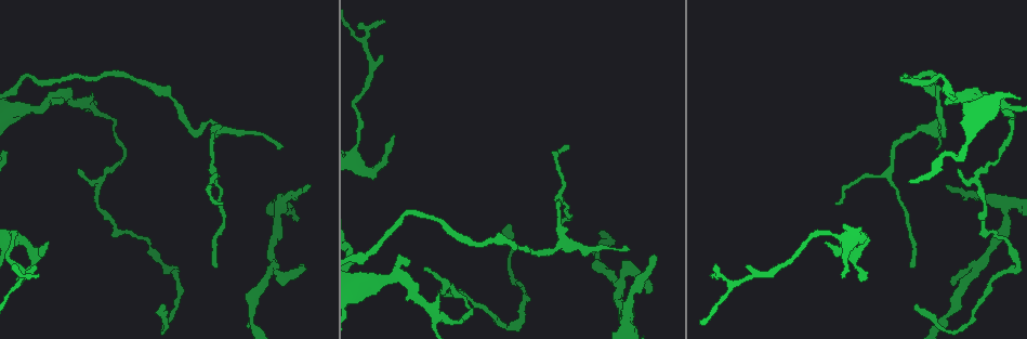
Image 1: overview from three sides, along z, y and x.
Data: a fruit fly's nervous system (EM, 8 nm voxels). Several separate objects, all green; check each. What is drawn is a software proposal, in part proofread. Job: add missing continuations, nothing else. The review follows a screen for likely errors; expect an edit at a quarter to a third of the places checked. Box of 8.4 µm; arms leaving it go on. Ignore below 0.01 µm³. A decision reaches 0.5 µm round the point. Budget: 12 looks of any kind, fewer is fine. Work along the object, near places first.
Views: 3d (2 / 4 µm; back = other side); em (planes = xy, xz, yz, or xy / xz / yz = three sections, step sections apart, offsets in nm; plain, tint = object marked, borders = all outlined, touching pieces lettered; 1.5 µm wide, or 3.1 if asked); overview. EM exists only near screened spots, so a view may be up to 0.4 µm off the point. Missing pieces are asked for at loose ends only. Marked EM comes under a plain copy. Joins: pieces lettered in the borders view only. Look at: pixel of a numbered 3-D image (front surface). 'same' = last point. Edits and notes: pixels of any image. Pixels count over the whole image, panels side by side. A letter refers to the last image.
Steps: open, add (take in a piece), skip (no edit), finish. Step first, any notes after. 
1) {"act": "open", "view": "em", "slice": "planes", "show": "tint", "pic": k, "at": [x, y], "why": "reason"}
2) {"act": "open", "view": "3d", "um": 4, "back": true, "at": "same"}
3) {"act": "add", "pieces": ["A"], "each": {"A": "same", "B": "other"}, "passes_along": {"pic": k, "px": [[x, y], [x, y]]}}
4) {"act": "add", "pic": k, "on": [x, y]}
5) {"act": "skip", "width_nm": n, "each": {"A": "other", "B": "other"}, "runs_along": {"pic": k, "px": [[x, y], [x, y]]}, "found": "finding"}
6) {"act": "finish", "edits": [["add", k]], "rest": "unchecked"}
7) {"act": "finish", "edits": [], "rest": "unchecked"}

{"act": "open", "view": "em", "slice": "yz", "step": 8, "show": "borders", "pic": 1, "at": [425, 268], "why": "free end"}

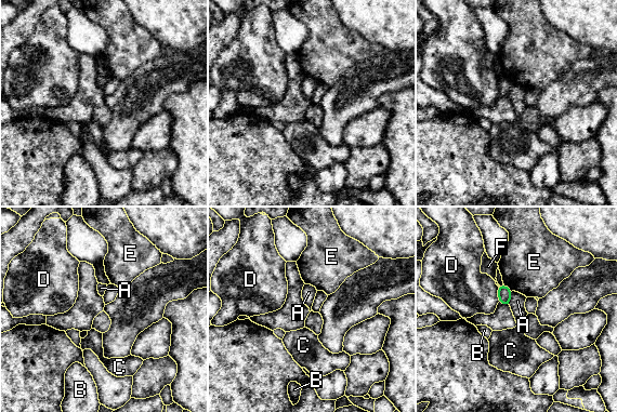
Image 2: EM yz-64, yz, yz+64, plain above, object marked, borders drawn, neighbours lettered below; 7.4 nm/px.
{"act": "skip", "width_nm": 100, "each": {"A": "other", "B": "other", "C": "other", "D": "other", "E": "other", "F": "other"}, "found": "none of them fits"}

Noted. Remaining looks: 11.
{"act": "open", "view": "em", "slice": "planes", "show": "borders", "pic": 1, "at": [63, 99], "why": "branch stops here"}

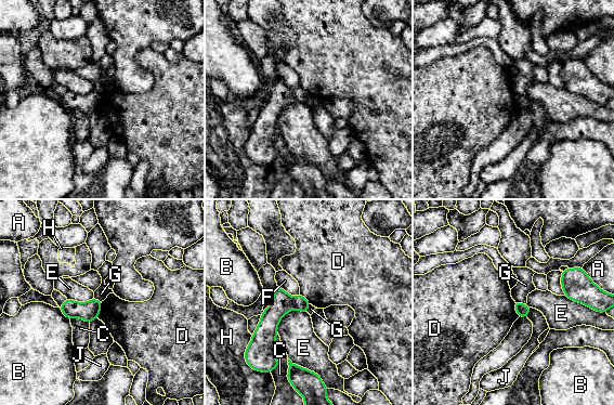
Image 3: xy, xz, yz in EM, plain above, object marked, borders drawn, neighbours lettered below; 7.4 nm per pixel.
{"act": "skip", "each": {"A": "other", "B": "other", "C": "other", "D": "other", "E": "other", "F": "other", "G": "other", "H": "other", "J": "other"}, "runs_along": {"pic": 3, "px": [[300, 298], [270, 321], [259, 344]]}, "found": "no lettered piece goes on from it"}

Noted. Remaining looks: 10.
{"act": "open", "view": "em", "slice": "planes", "show": "borders", "pic": 1, "at": [310, 184], "why": "thin end"}

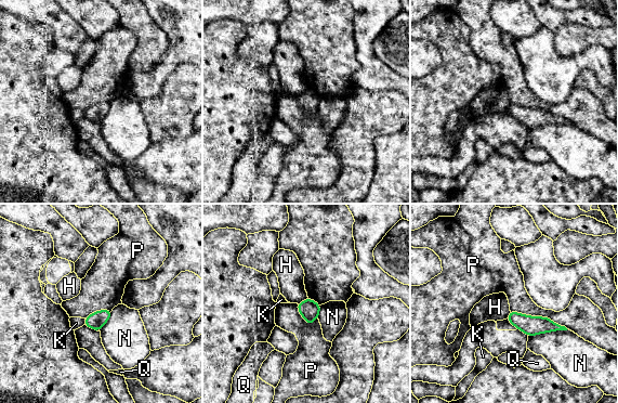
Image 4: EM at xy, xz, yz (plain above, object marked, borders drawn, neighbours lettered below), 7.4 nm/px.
{"act": "skip", "each": {"H": "other", "K": "other", "N": "other", "P": "other", "Q": "other"}, "border": {"pic": 4, "px": [[510, 310], [548, 316], [567, 328]]}, "found": "none of them fits"}

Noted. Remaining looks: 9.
{"act": "open", "view": "3d", "um": 2, "pic": 1, "at": [649, 294], "why": "free end"}

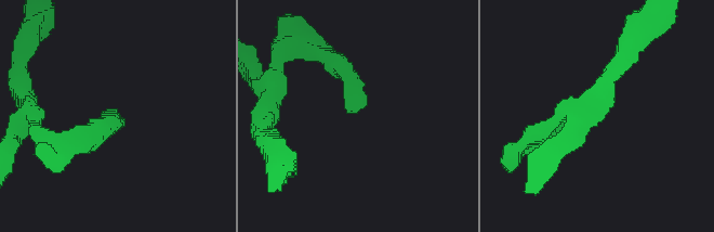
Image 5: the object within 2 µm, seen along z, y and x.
{"act": "open", "view": "em", "slice": "xy", "step": 4, "show": "tint", "pic": 5, "at": [114, 113], "why": "now the EM"}

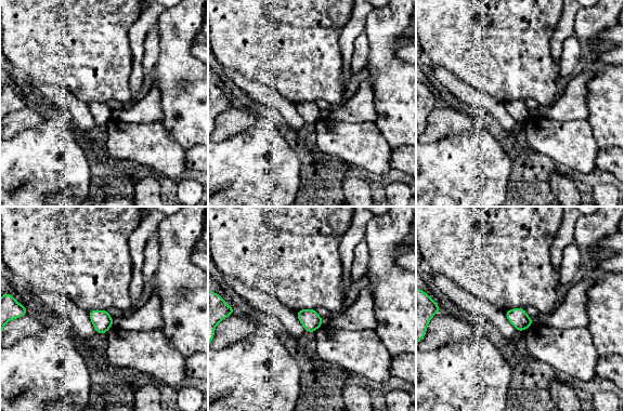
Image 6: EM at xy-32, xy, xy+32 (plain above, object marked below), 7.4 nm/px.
{"act": "open", "view": "em", "slice": "planes", "show": "borders", "at": "same", "why": "cut it another way"}

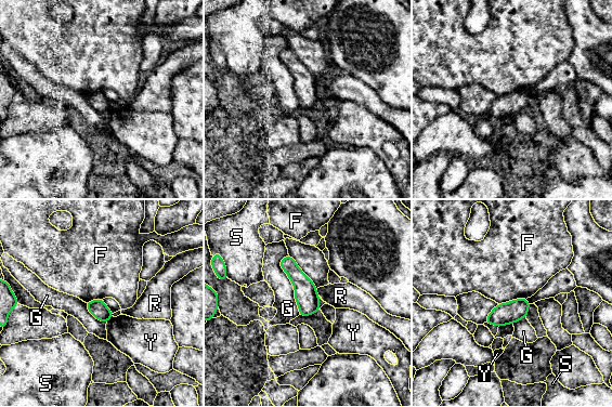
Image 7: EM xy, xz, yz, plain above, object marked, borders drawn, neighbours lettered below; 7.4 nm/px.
{"act": "skip", "each": {"F": "other", "G": "other", "R": "other", "S": "other", "Y": "other"}, "found": "no lettered piece goes on from it"}

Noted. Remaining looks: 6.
{"act": "open", "view": "3d", "um": 4, "pic": 1, "at": [863, 278], "why": "tapers out"}

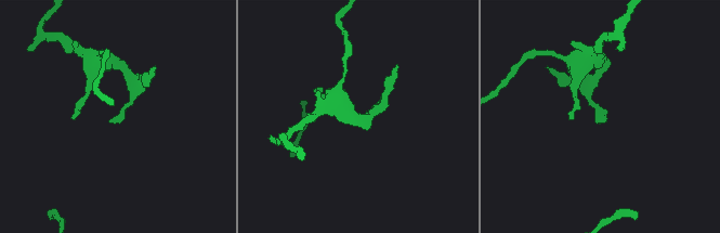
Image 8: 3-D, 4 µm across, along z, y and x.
{"act": "open", "view": "em", "slice": "planes", "show": "borders", "pic": 8, "at": [604, 123]}

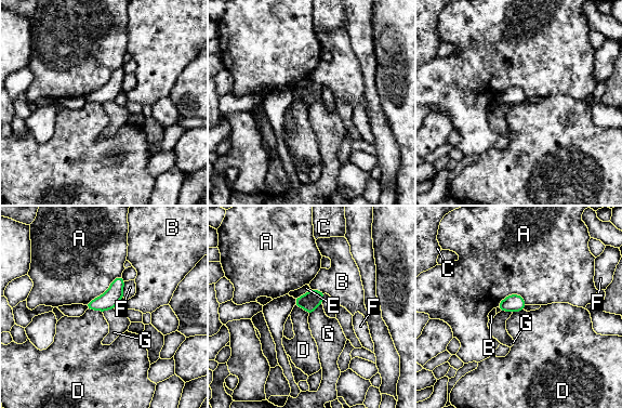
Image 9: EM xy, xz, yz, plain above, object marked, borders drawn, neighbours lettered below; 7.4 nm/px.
{"act": "skip", "width_nm": 130, "each": {"A": "other", "B": "other", "C": "other", "D": "other", "E": "other", "F": "other", "G": "other"}, "border": {"pic": 9, "px": [[321, 303], [309, 314]]}, "found": "no lettered piece goes on from it"}

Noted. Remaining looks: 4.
{"act": "finish", "edits": [], "rest": "unchecked"}

